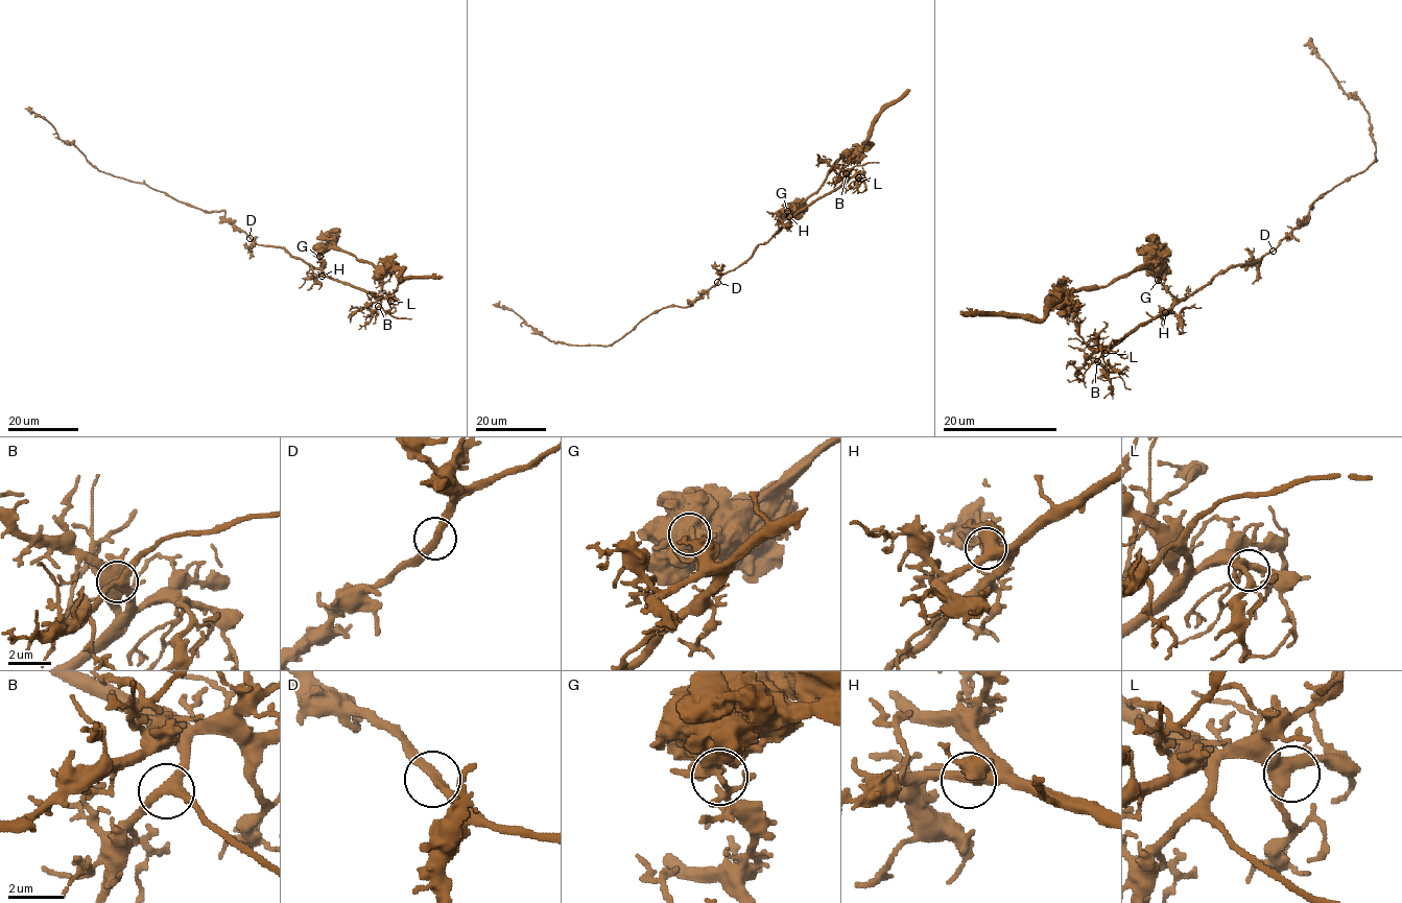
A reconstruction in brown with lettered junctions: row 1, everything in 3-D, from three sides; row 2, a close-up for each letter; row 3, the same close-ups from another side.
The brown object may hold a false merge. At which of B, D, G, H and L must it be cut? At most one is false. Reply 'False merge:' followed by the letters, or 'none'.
False merge: G

